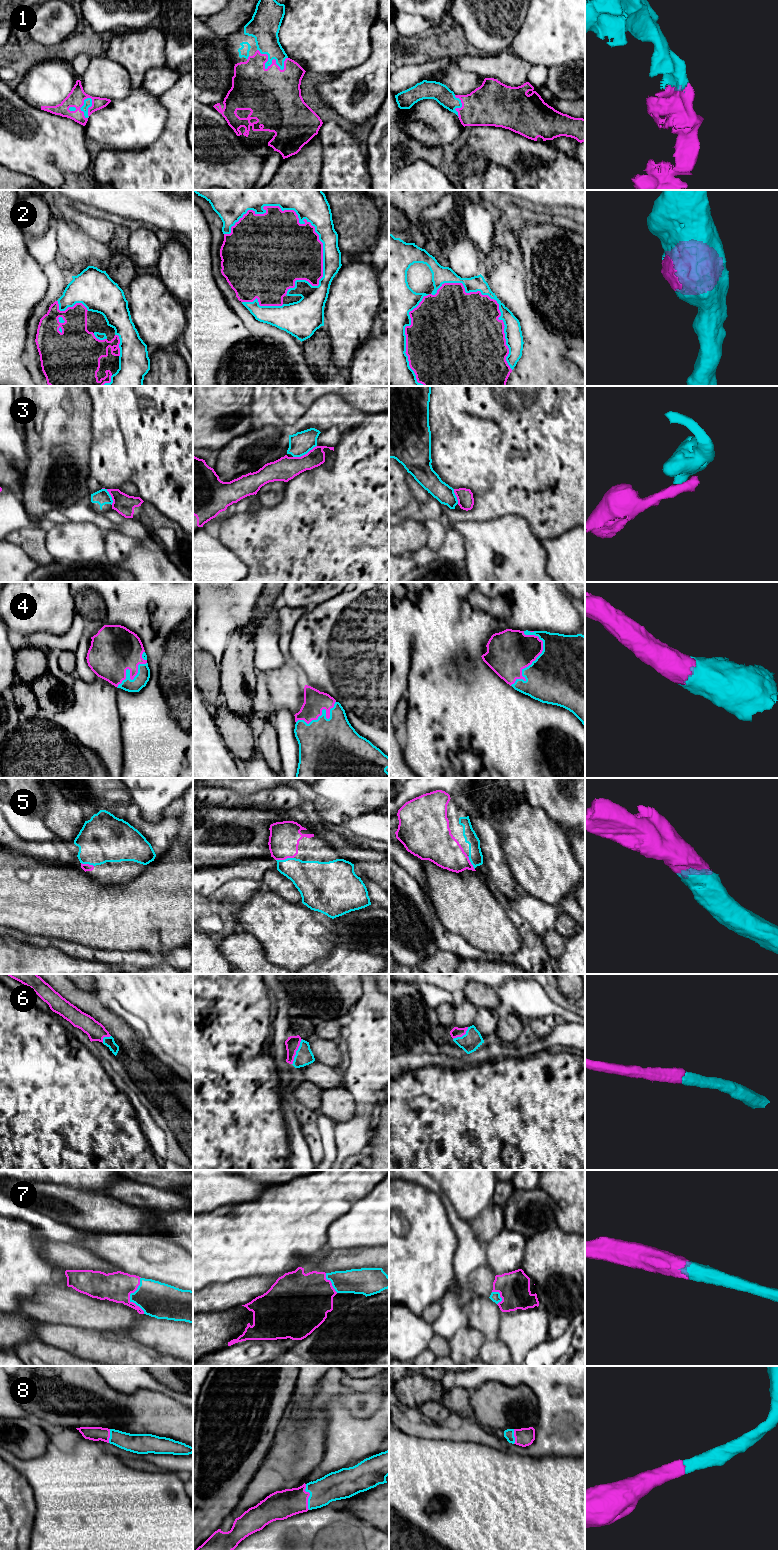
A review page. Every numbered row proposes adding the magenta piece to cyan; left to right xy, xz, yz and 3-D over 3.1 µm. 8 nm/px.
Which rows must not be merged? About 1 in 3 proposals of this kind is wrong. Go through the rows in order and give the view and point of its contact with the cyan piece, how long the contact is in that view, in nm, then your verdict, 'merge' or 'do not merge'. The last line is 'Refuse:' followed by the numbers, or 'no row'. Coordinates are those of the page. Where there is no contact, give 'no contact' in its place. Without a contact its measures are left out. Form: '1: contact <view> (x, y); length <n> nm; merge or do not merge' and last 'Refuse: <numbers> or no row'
1: contact xz (266, 68); length 280 nm; merge
2: contact xz (292, 209); length 850 nm; merge
3: contact xz (304, 454); length 220 nm; do not merge
4: contact yz (531, 664); length 460 nm; merge
5: contact xz (285, 859); length 150 nm; merge
6: contact xz (296, 1052); length 220 nm; merge
7: contact xy (130, 1296); length 300 nm; merge
8: contact xz (309, 1496); length 220 nm; merge
Refuse: 3

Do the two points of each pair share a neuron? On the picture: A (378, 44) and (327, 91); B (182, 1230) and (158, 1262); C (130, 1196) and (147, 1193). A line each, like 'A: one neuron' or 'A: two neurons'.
A: one neuron
B: two neurons
C: one neuron

